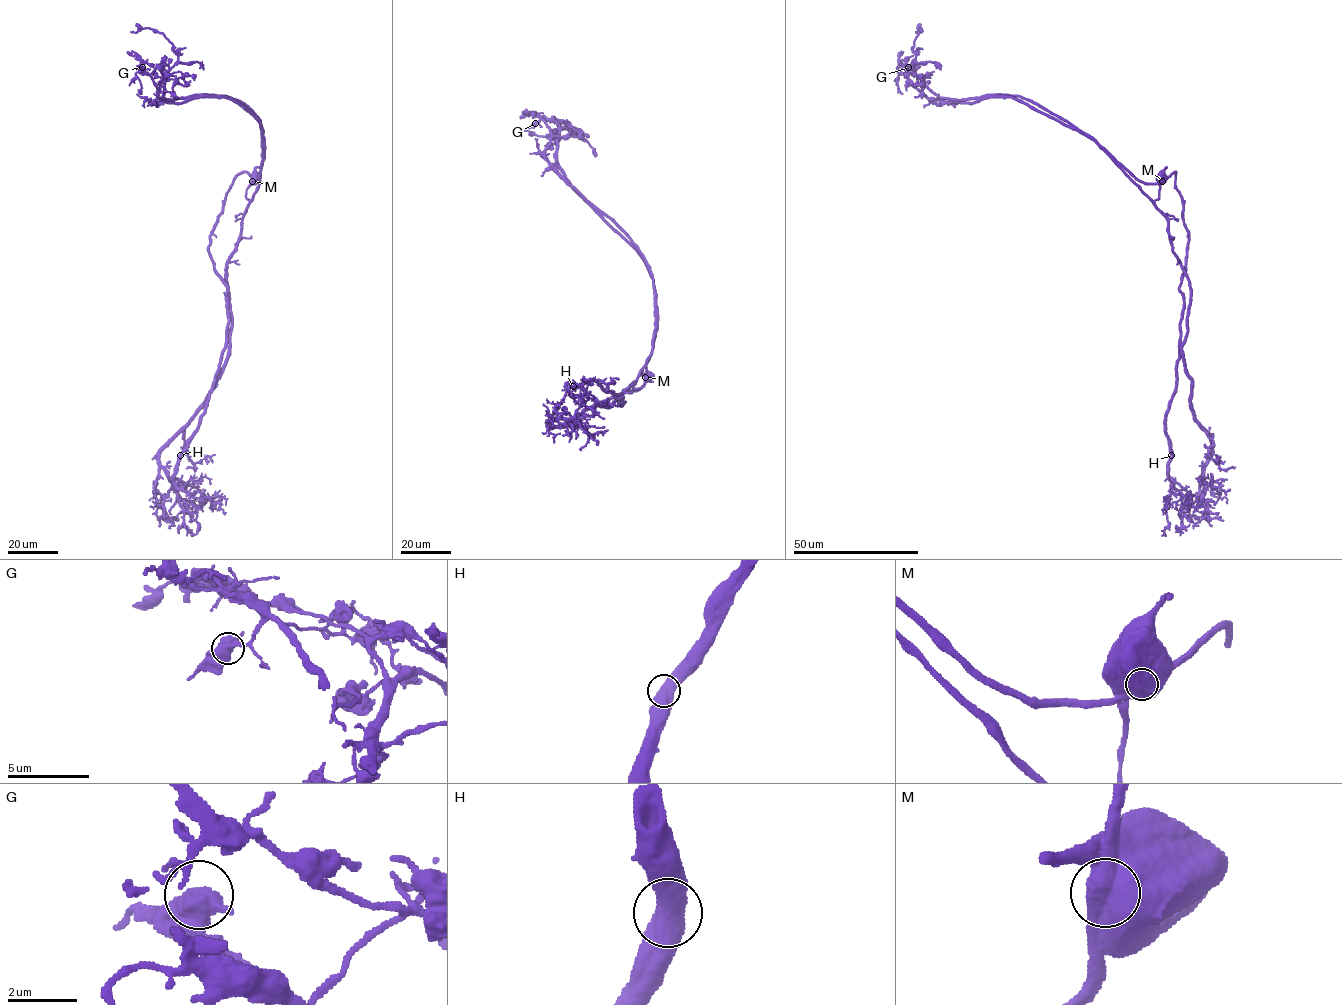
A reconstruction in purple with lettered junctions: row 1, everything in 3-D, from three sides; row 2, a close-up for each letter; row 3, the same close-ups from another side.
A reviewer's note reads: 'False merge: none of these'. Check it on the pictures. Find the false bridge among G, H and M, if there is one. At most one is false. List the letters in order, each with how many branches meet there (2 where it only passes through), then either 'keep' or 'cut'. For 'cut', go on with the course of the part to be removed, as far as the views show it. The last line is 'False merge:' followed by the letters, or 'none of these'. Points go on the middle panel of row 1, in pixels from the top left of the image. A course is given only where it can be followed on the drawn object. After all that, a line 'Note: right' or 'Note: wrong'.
G: 2 branches meet; keep
H: 2 branches meet; keep
M: 2 branches meet; cut; foreign part runs (645, 377), (639, 389), (604, 403), (621, 394), (597, 381), (566, 384), (592, 382), (580, 379)
False merge: M
Note: wrong

